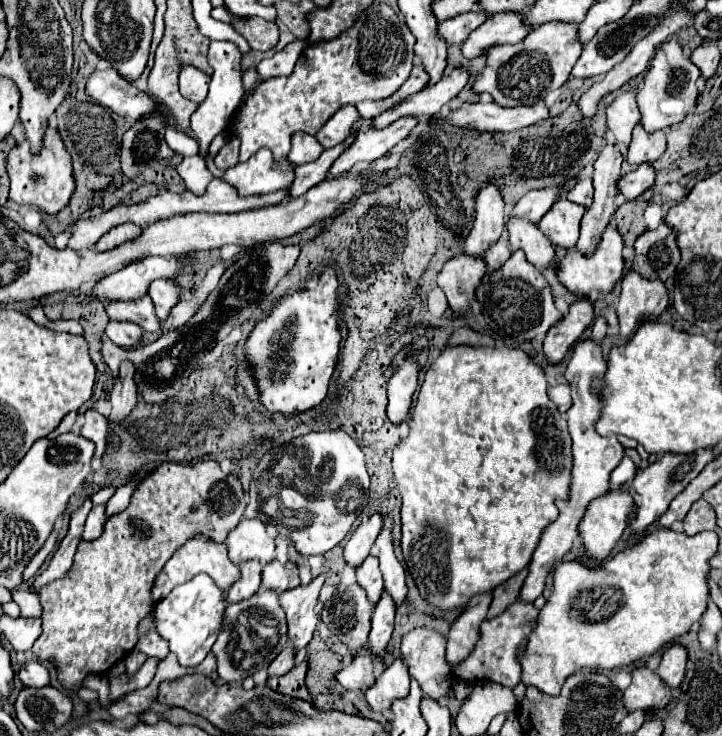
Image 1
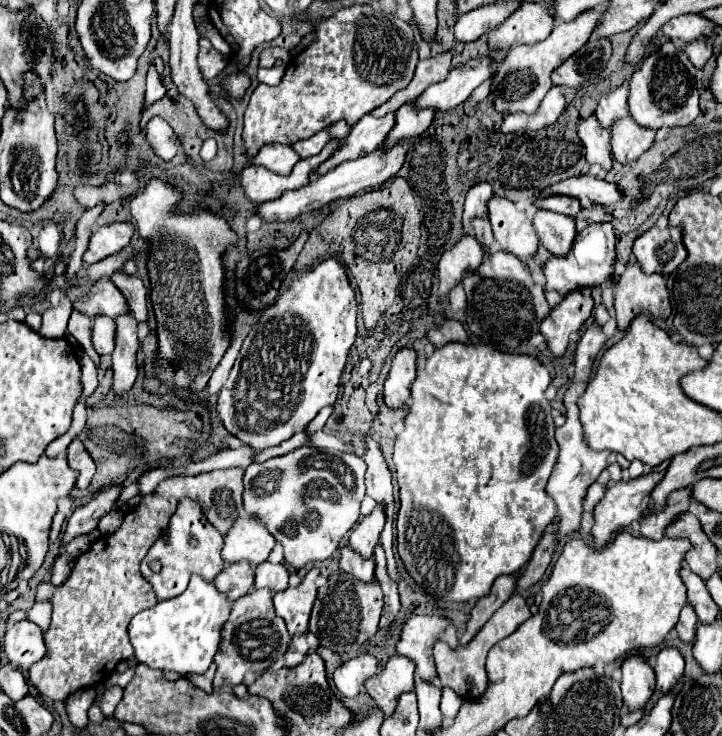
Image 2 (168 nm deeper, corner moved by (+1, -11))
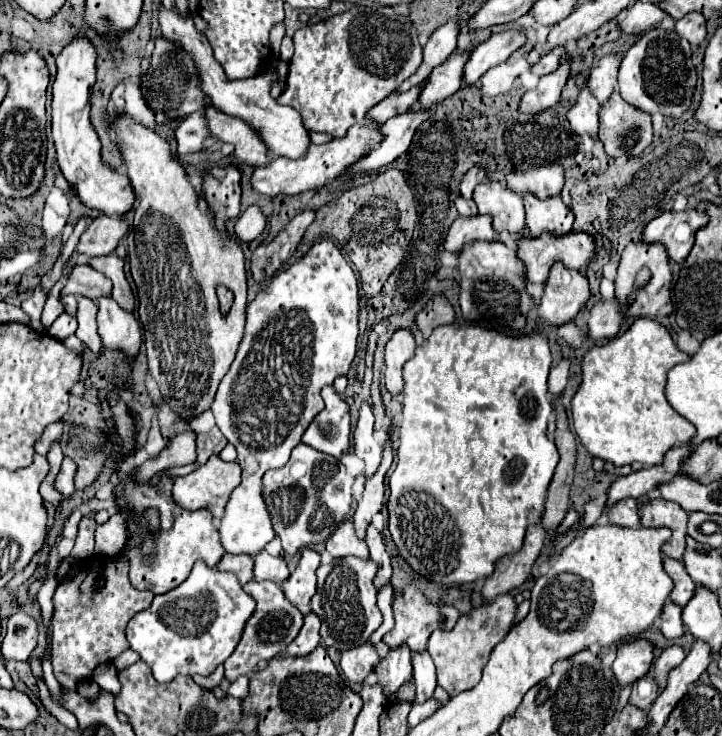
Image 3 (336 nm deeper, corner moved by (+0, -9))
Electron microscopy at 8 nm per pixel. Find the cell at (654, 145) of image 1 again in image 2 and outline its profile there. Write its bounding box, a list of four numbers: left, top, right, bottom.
[613,117,655,165]

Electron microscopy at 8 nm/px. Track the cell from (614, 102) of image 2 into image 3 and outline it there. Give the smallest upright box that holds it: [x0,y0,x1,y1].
[586,53,624,103]

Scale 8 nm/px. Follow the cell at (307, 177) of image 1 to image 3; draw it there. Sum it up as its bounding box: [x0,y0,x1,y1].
[366,83,424,125]

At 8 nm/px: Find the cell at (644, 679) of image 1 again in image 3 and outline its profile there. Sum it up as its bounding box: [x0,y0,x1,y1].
[612,639,652,685]

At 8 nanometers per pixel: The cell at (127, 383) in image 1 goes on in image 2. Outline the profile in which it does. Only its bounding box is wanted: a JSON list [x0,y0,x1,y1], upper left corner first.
[113,315,137,397]

